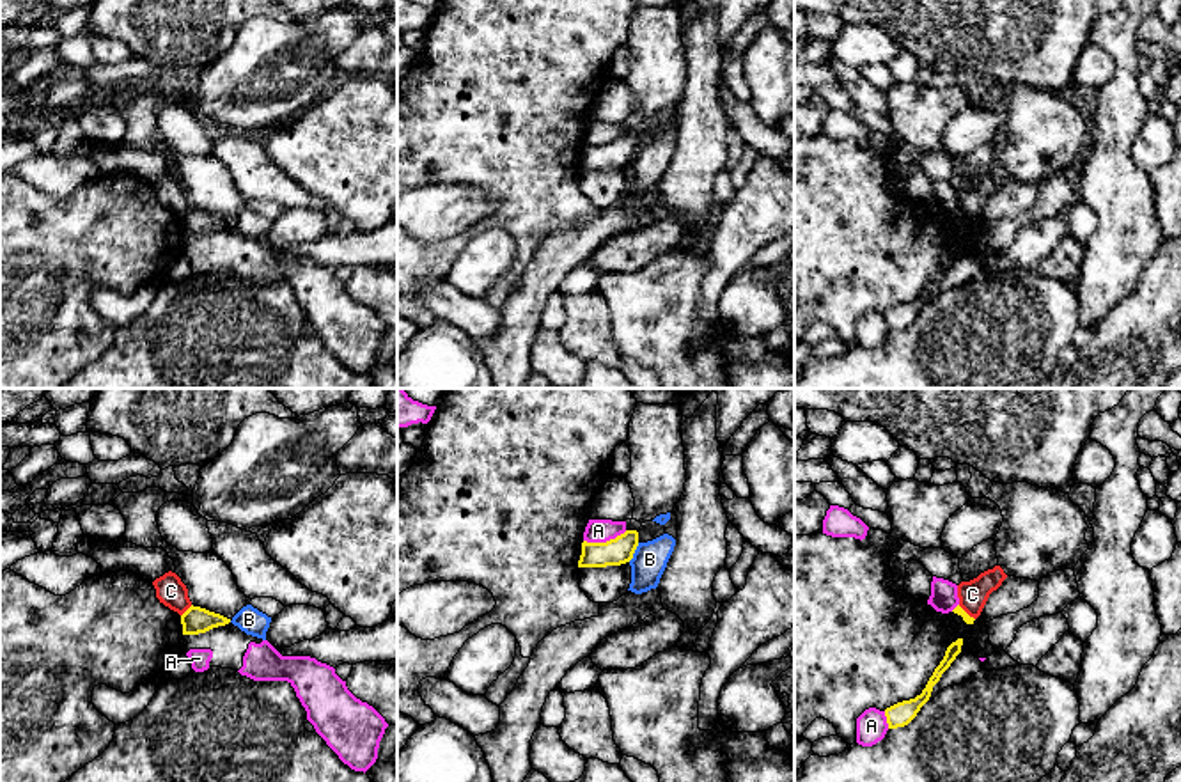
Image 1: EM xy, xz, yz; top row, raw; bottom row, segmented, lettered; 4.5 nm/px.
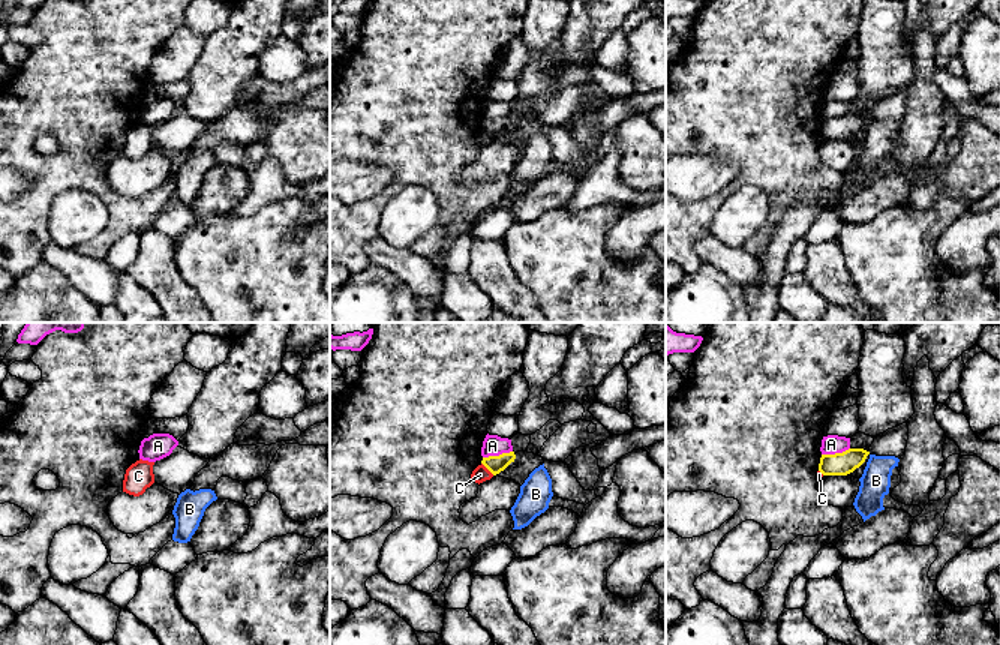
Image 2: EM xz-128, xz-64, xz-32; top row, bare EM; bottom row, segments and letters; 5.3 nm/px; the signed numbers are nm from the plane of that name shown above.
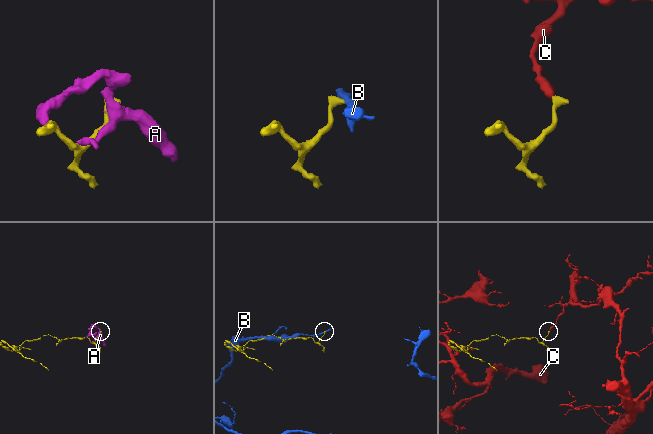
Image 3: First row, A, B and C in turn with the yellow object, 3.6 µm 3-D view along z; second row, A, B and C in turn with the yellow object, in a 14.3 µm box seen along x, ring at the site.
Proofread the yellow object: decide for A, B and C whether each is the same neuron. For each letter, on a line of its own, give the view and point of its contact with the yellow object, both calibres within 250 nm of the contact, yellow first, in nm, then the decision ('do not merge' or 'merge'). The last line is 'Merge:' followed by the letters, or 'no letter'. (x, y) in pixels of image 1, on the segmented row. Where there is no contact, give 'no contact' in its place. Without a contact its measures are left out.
A: xz (607, 541) | 120/110 nm | do not merge
B: xz (633, 552) | 120/160 nm | do not merge
C: xy (187, 610) | 120/140 nm | do not merge
Merge: no letter

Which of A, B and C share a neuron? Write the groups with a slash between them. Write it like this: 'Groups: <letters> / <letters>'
Groups: A / B / C

